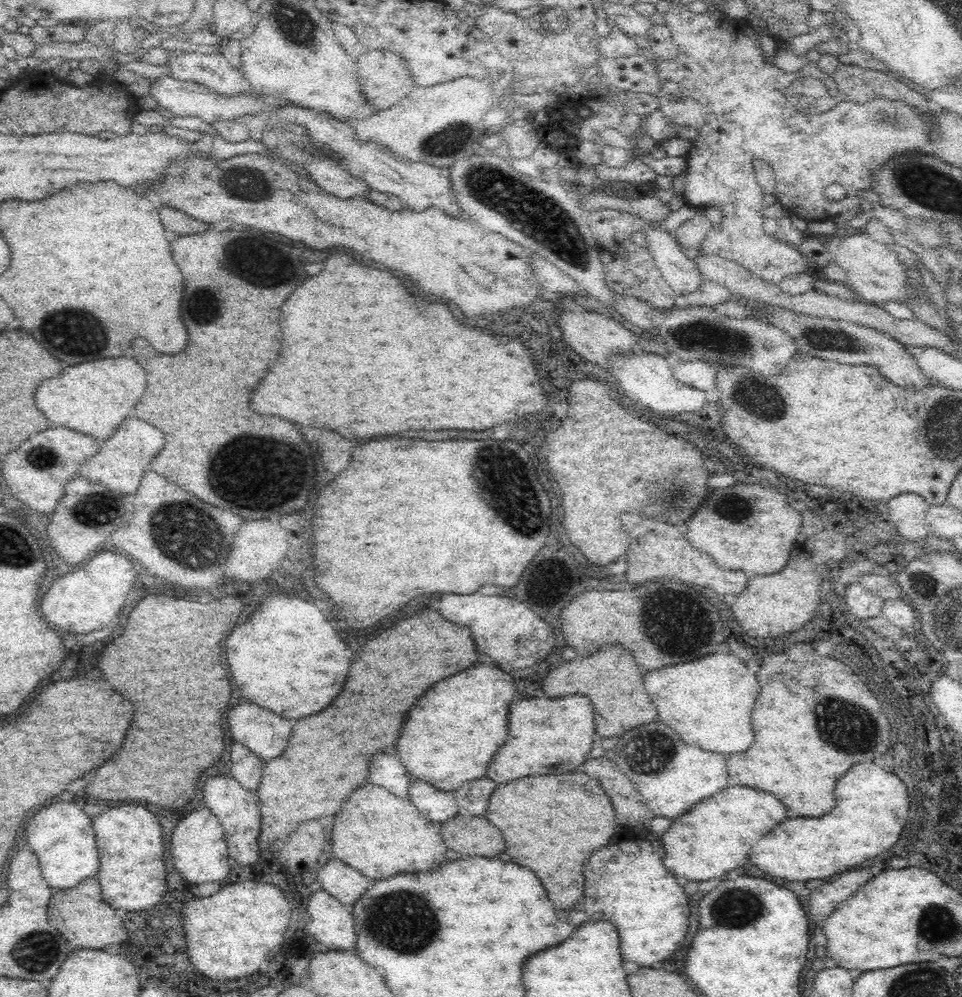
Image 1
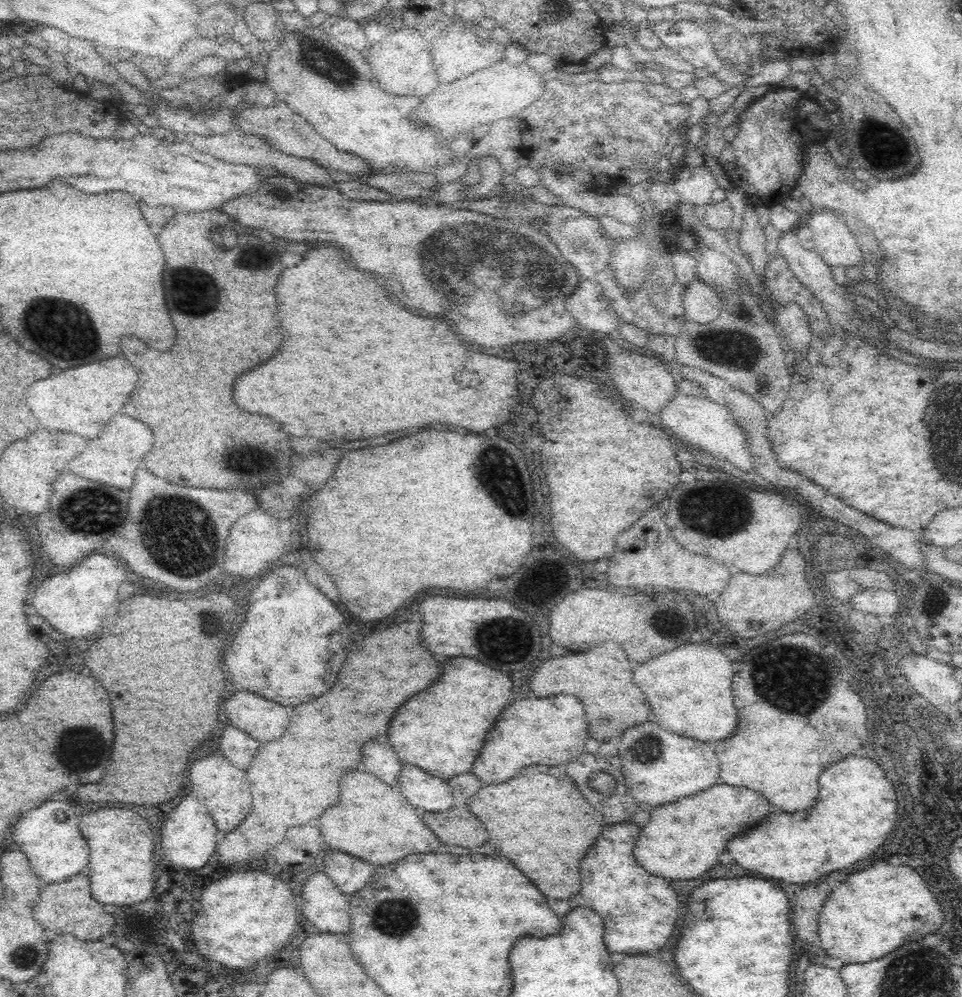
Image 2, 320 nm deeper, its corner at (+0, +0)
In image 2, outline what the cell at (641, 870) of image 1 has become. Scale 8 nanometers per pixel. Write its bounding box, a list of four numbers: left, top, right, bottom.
[580,822,678,954]

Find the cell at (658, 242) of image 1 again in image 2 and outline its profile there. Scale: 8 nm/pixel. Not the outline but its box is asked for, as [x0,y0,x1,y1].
[683,278,722,325]

